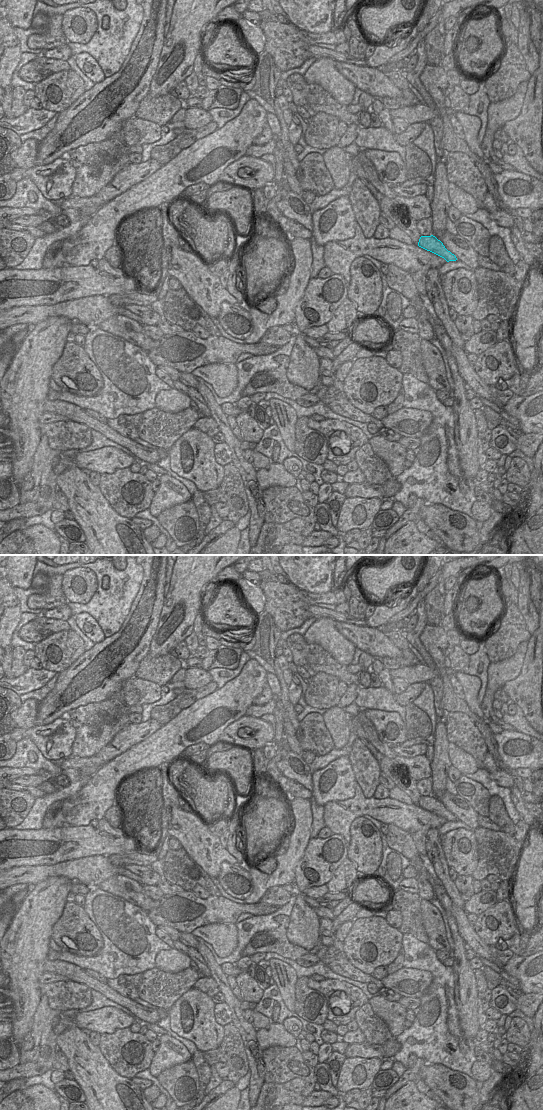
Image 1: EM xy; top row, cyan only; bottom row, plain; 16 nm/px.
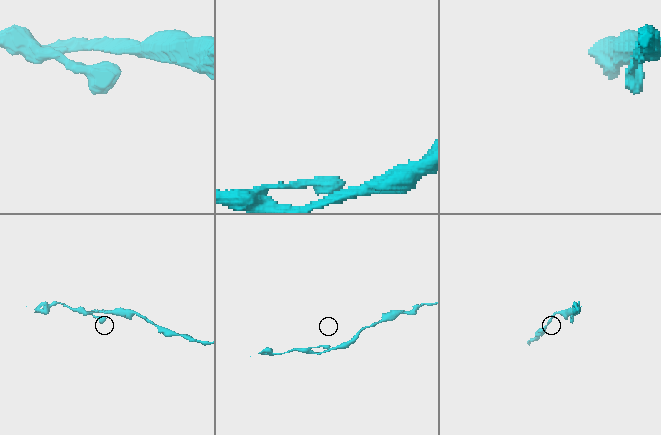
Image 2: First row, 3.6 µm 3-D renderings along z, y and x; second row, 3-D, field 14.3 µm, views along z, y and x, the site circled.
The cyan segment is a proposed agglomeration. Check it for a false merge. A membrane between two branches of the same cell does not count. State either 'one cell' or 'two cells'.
one cell

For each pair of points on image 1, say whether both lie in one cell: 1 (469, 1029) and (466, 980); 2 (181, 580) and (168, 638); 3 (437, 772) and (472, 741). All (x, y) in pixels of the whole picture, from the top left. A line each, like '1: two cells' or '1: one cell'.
1: one cell
2: one cell
3: two cells

